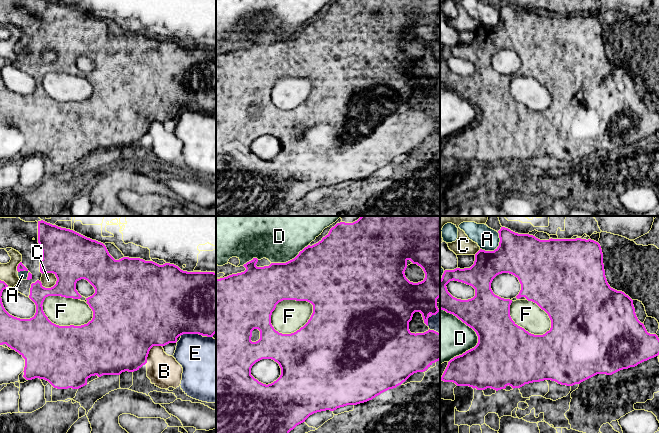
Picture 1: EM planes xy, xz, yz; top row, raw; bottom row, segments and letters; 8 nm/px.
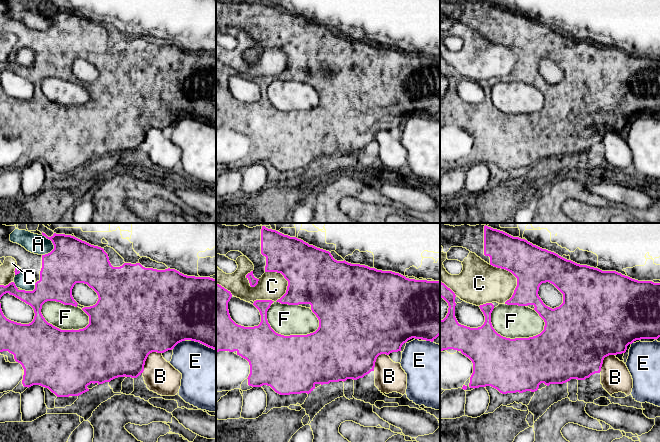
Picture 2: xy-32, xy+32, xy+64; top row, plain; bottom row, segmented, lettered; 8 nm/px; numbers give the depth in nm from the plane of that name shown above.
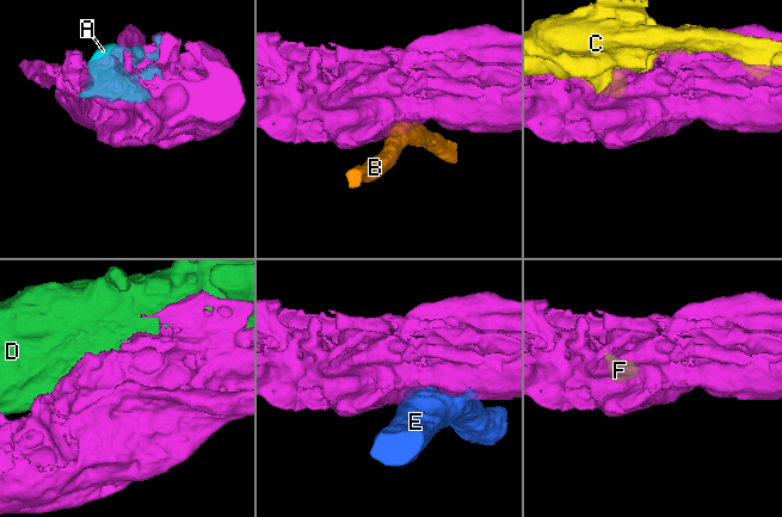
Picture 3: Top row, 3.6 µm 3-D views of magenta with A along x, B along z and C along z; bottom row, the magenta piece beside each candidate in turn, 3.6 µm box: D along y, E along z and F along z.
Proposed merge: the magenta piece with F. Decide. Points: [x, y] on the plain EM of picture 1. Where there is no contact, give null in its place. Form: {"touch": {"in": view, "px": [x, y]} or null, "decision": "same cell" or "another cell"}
{"touch": {"in": "xy", "px": [64, 102]}, "decision": "another cell"}

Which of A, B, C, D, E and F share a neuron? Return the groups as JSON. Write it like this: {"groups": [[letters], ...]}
{"groups": [["A", "F"], ["B"], ["C"], ["D"], ["E"]]}

